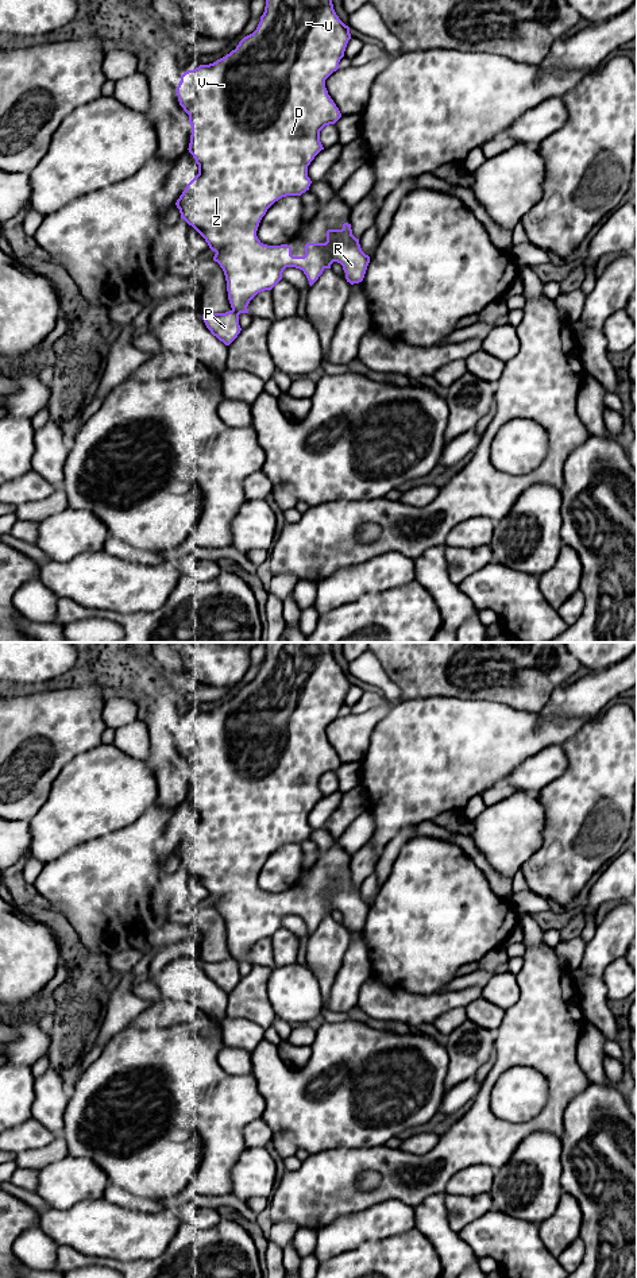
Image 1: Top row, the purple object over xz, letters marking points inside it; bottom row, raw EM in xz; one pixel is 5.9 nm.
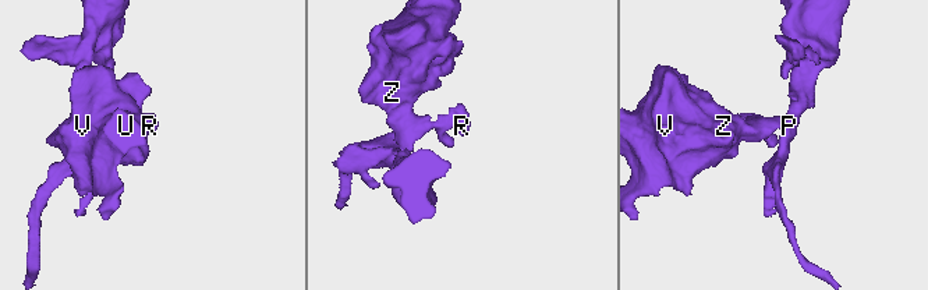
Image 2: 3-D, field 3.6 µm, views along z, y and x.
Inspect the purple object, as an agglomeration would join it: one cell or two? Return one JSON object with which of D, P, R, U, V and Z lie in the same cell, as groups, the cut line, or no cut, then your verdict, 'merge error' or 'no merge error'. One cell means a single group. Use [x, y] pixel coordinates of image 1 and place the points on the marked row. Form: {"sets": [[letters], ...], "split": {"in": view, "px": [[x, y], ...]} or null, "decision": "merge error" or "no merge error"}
{"sets": [["D", "R", "U", "V", "Z"], ["P"]], "split": {"in": "xz", "px": [[232, 309], [239, 313]]}, "decision": "merge error"}

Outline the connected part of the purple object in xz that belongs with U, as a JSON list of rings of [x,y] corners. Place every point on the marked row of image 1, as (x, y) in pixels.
[[[266,0],[256,30],[244,36],[235,50],[181,76],[175,92],[179,105],[189,115],[192,135],[188,150],[198,165],[198,174],[186,185],[175,205],[181,219],[216,252],[213,260],[224,271],[231,308],[239,314],[248,313],[250,301],[258,293],[271,290],[282,279],[286,267],[302,270],[310,286],[333,262],[343,266],[351,285],[364,278],[370,256],[362,251],[348,223],[341,229],[328,229],[325,243],[306,243],[304,256],[293,256],[287,244],[267,246],[256,236],[262,217],[275,201],[309,190],[312,181],[308,166],[324,150],[320,131],[341,117],[328,94],[325,80],[339,69],[350,39],[350,27],[336,15],[332,0]]]

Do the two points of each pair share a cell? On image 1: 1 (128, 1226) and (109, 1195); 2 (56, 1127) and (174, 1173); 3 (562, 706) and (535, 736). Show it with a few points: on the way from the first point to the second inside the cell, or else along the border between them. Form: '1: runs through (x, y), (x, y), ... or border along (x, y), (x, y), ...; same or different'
1: border along (103, 1199), (146, 1211); different
2: border along (69, 1097), (60, 1135); different
3: border along (536, 713), (543, 719), (579, 717); different

